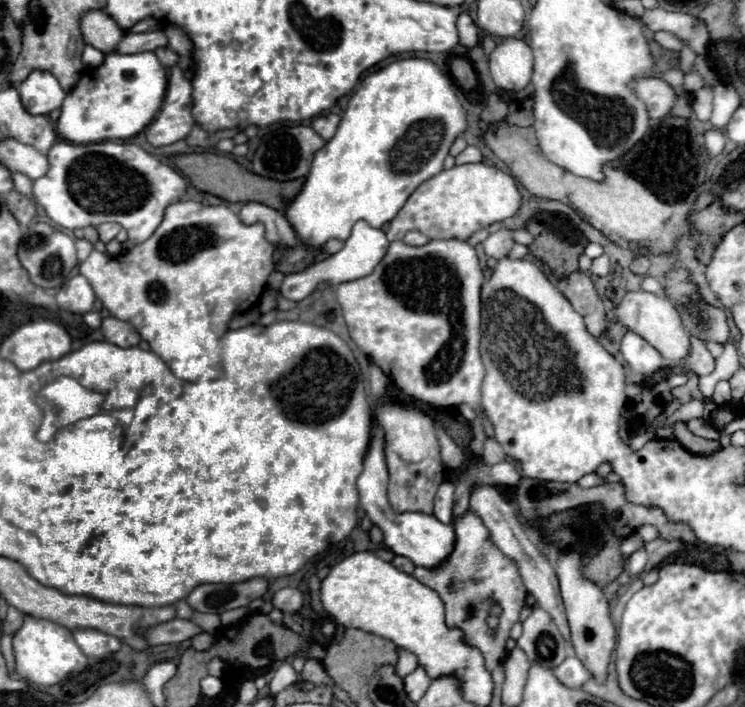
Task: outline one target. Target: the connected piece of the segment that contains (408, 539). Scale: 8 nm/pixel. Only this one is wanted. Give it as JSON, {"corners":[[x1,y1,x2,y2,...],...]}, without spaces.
{"corners":[[374,428,374,436,370,442,370,450,364,460,364,472,358,476,358,492,360,492,360,506,364,514,378,526,384,534,384,546,390,548,394,554,410,558,416,566,434,568,446,560,446,556,454,550,454,528,452,524,438,522,432,514,422,512,404,512,396,514,388,500,388,470,384,458,384,438,382,430]]}

